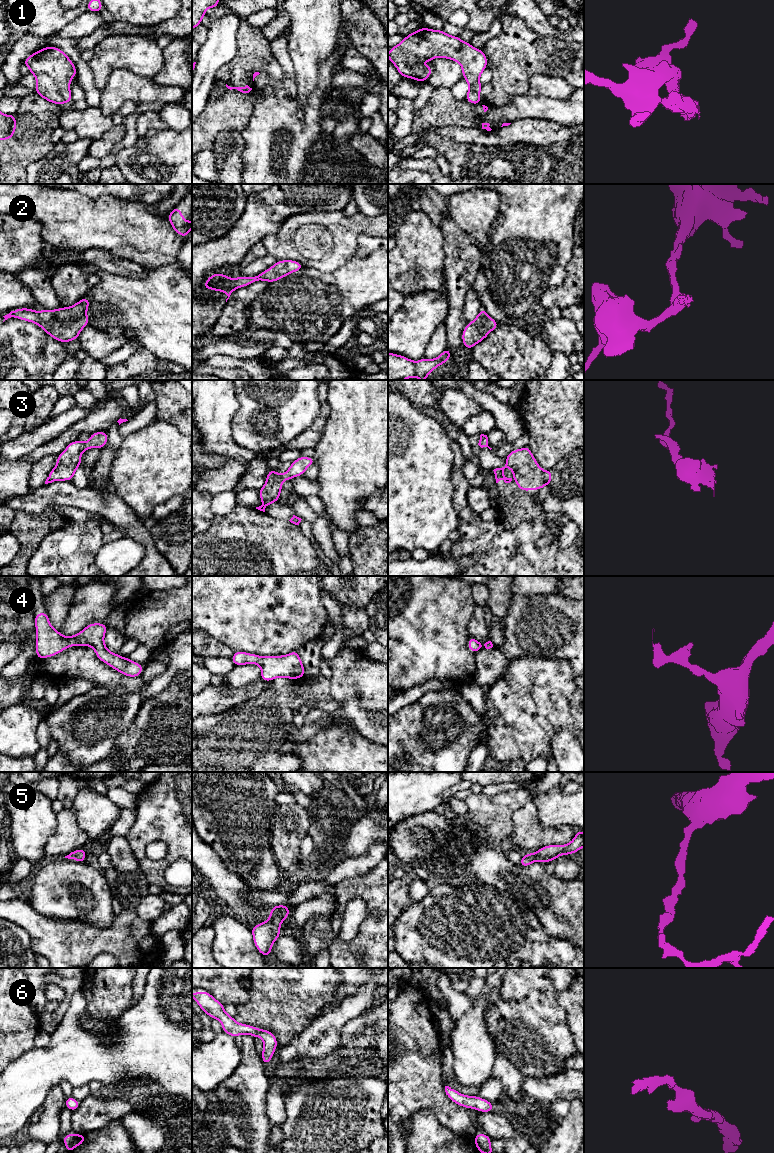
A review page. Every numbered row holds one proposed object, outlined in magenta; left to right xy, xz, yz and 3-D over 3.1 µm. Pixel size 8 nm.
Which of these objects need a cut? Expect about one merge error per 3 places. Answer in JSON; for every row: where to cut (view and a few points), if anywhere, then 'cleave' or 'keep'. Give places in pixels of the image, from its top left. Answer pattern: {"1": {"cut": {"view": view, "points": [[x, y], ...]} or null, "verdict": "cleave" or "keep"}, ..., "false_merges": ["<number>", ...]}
{"1": {"cut": {"view": "yz", "points": [[478, 103], [475, 104]]}, "verdict": "cleave"}, "2": {"cut": null, "verdict": "keep"}, "3": {"cut": null, "verdict": "keep"}, "4": {"cut": null, "verdict": "keep"}, "5": {"cut": null, "verdict": "keep"}, "6": {"cut": null, "verdict": "keep"}, "false_merges": ["1"]}

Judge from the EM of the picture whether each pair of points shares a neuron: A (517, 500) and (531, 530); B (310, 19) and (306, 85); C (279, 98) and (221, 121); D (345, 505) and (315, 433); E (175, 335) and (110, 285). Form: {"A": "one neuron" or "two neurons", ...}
{"A": "two neurons", "B": "one neuron", "C": "two neurons", "D": "two neurons", "E": "one neuron"}

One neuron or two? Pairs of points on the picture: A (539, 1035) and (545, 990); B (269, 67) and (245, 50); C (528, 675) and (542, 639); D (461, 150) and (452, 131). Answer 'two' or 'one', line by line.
A: one
B: one
C: two
D: two

